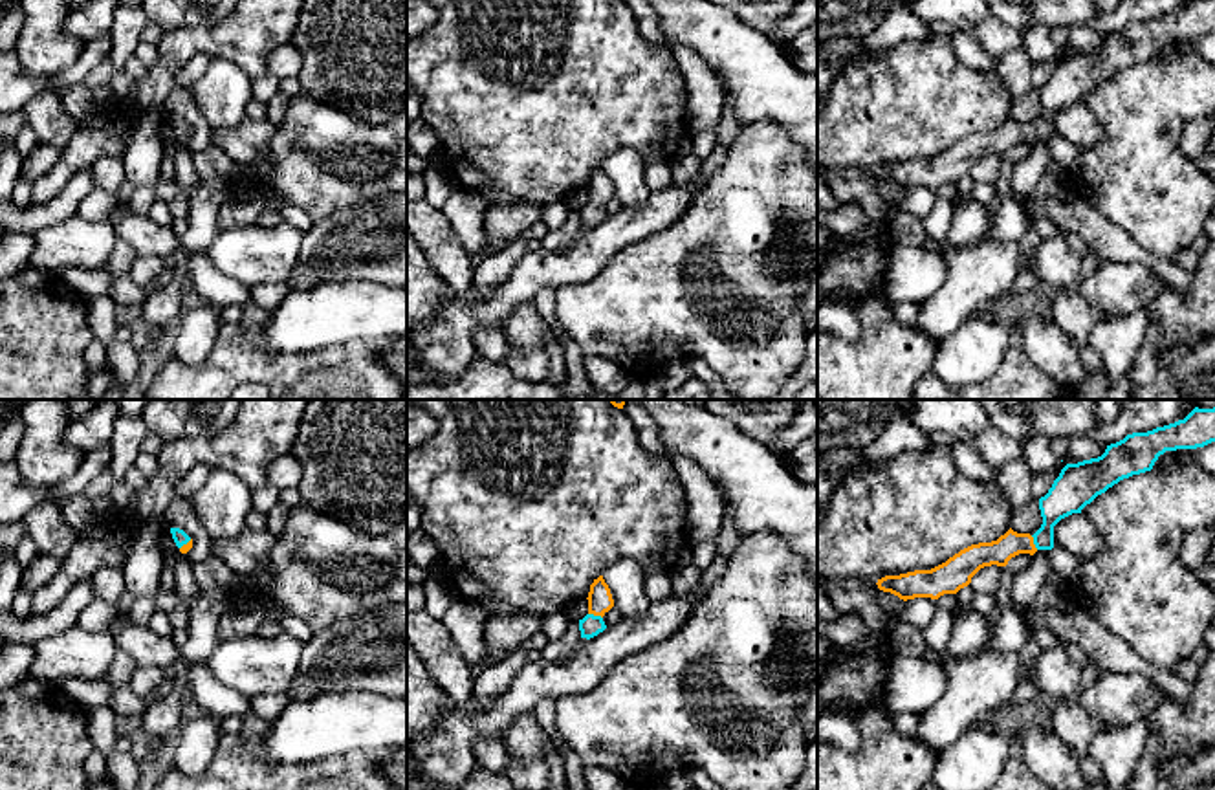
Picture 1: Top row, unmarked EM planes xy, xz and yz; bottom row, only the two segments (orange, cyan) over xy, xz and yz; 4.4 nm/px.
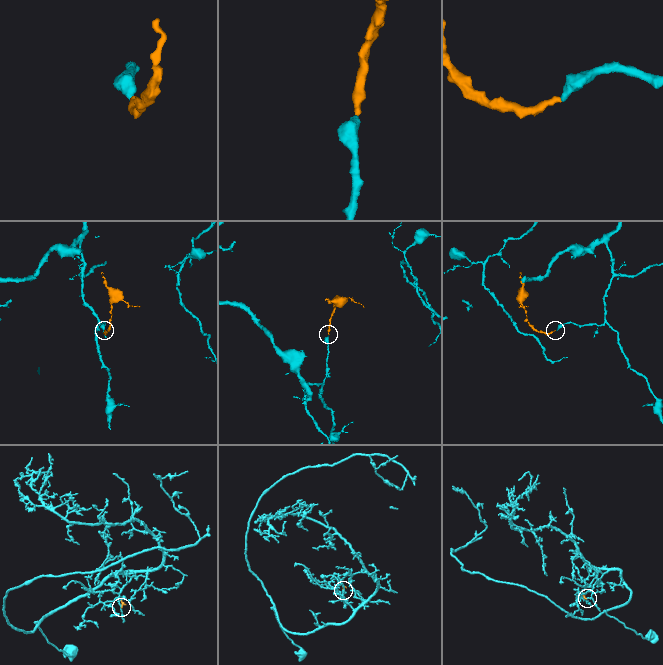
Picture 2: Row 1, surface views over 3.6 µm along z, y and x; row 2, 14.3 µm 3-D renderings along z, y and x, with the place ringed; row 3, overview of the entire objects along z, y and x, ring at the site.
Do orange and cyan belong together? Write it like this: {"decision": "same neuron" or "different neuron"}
{"decision": "same neuron"}

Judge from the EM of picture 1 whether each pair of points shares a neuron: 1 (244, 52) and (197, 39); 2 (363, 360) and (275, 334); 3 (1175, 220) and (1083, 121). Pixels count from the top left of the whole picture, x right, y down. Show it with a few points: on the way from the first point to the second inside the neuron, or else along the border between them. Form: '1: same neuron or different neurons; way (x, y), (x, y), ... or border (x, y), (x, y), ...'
1: same neuron; way (233, 39), (209, 39)
2: different neurons; border (363, 340), (305, 352), (279, 352)
3: different neurons; border (1082, 101), (1102, 127), (1102, 136), (1080, 151)

